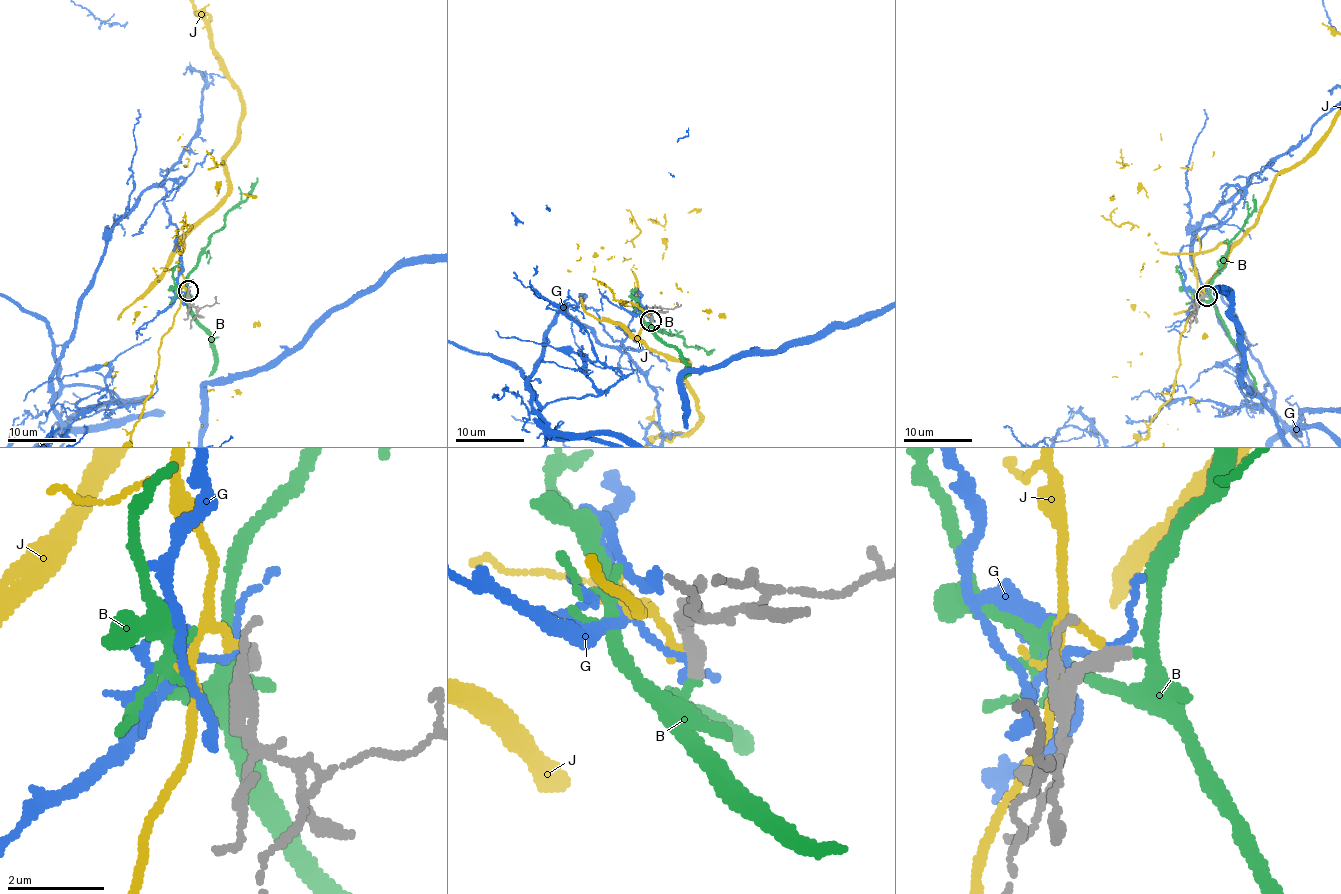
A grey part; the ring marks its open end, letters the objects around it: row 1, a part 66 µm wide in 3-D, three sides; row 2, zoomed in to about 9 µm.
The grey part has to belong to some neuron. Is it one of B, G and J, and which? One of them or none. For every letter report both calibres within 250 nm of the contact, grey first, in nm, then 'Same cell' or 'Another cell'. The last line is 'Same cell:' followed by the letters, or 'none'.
B: Thickness 340 nm (grey) against 200 nm. Same cell
G: Thickness 360 nm (grey) against 120 nm. Another cell
J: Thickness 380 nm (grey) against 170 nm. Another cell
Same cell: B

